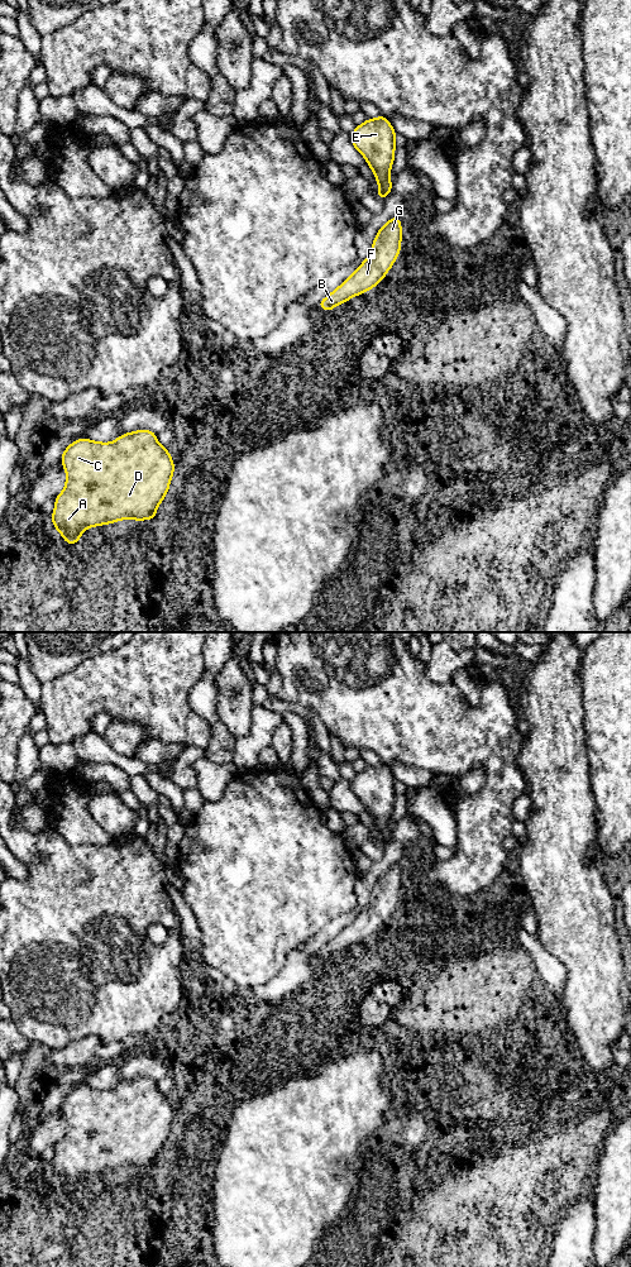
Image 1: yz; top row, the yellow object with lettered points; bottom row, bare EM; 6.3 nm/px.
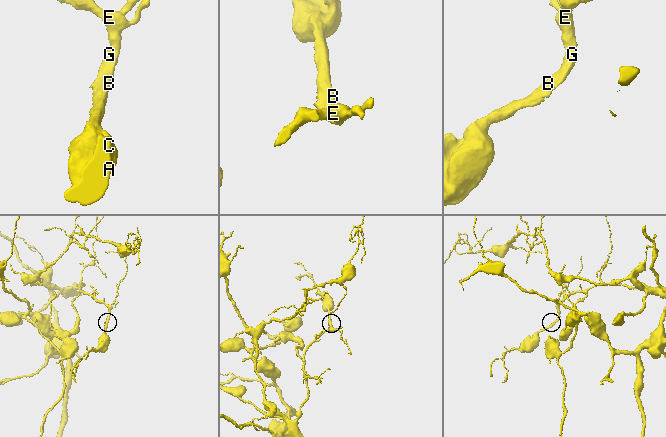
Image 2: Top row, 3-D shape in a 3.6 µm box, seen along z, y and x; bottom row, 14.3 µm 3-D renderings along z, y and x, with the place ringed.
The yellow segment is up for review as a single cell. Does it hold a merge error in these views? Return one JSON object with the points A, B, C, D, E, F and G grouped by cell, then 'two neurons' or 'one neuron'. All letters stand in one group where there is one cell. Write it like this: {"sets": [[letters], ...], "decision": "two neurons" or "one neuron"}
{"sets": [["A", "B", "C", "D", "E", "F", "G"]], "decision": "one neuron"}

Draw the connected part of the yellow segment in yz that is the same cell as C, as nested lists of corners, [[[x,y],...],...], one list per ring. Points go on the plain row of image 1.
[[[135,1077],[123,1081],[111,1090],[99,1090],[80,1085],[70,1091],[61,1109],[67,1122],[63,1138],[54,1146],[56,1153],[51,1162],[54,1176],[62,1186],[75,1192],[87,1175],[102,1173],[125,1166],[143,1168],[156,1167],[156,1158],[162,1151],[175,1120],[175,1111],[166,1094],[157,1089],[156,1080],[152,1077]]]

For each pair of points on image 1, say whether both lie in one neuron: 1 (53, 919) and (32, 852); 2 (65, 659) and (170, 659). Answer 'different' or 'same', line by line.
1: same
2: different

